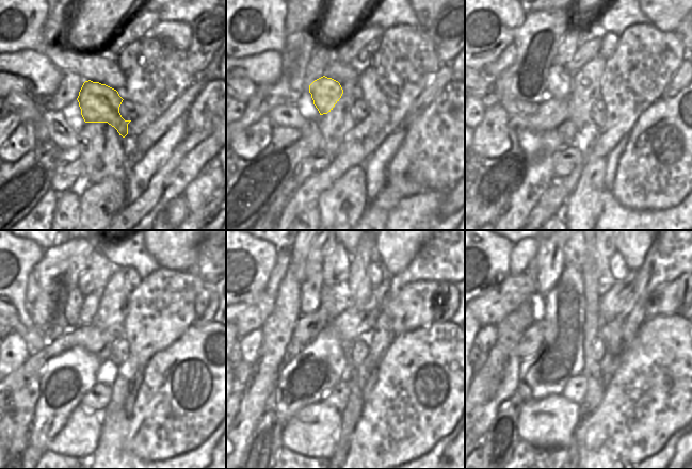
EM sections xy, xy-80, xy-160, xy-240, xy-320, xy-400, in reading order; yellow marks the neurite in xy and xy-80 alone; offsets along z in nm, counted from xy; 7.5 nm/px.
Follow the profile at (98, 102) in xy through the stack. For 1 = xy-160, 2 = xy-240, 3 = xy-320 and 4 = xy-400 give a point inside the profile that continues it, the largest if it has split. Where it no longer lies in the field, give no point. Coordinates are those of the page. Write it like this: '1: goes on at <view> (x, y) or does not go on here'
1: goes on at xy-160 (559, 80)
2: goes on at xy-240 (75, 301)
3: goes on at xy-320 (310, 287)
4: goes on at xy-400 (549, 259)

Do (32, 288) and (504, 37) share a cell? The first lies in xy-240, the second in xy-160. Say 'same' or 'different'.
different

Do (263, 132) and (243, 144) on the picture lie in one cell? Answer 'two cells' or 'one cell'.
one cell

